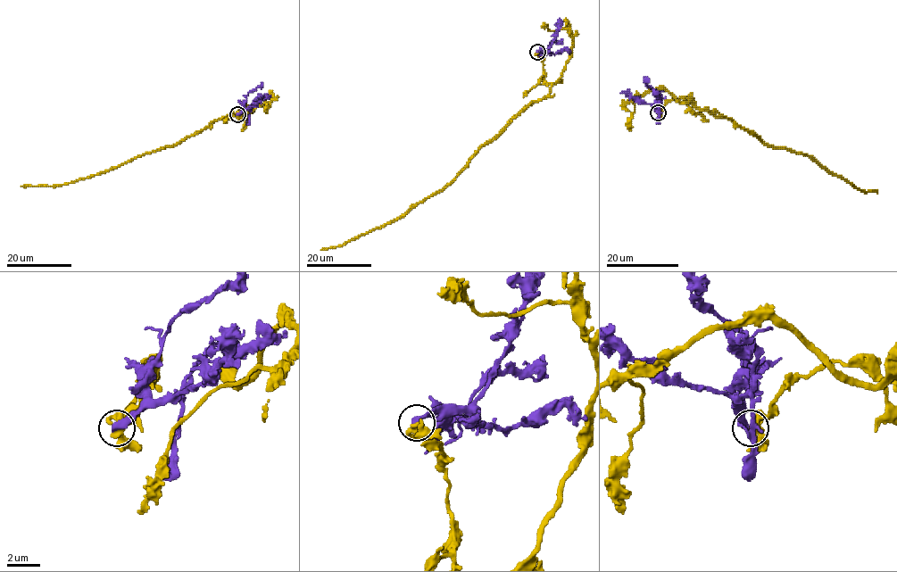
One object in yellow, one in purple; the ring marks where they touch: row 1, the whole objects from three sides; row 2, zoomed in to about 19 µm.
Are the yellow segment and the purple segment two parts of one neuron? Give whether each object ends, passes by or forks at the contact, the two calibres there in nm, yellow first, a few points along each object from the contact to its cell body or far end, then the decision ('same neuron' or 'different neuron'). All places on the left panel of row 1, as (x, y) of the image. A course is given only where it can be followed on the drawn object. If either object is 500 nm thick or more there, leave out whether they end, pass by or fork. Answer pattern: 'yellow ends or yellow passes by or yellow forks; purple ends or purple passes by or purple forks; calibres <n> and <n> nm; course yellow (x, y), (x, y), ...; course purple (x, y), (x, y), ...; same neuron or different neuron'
yellow forks; purple ends; calibres 340 and 360 nm; course yellow (236, 114), (244, 101), (251, 109), (216, 119), (178, 145), (100, 173), (56, 186), (21, 186); course purple (236, 114), (254, 105), (260, 96); different neuron

